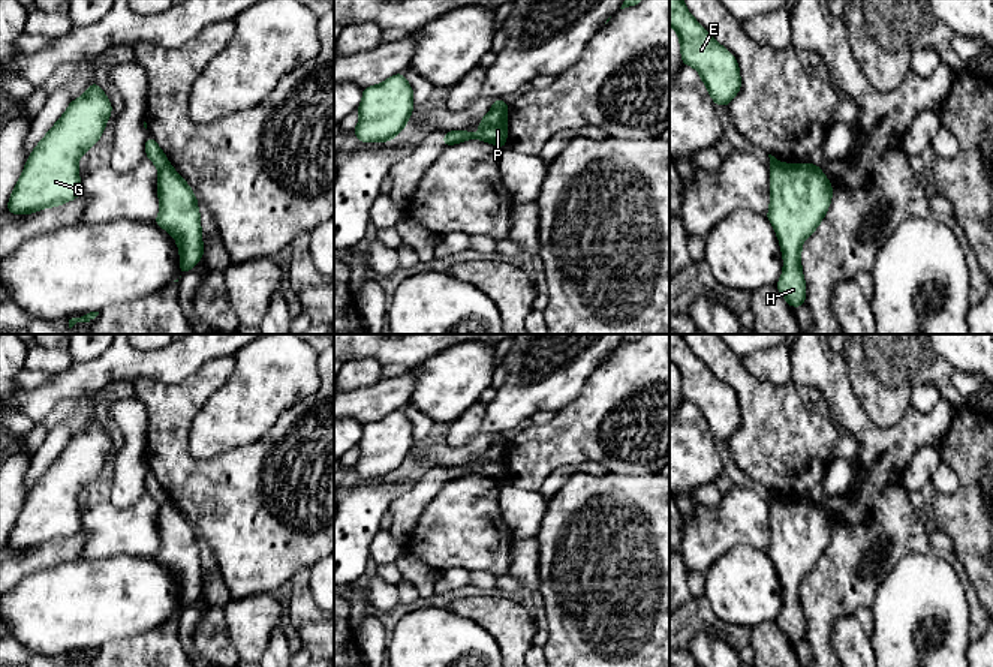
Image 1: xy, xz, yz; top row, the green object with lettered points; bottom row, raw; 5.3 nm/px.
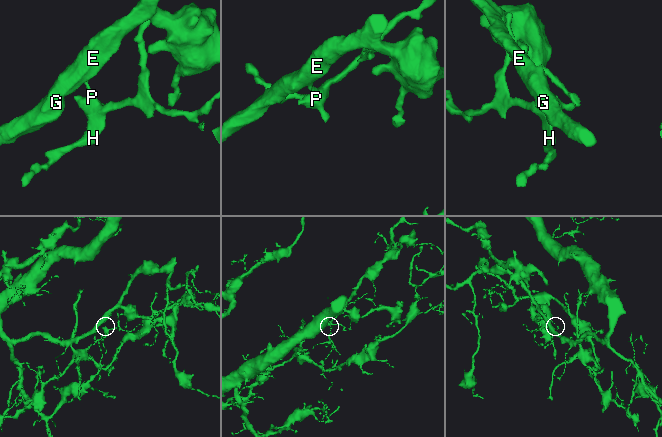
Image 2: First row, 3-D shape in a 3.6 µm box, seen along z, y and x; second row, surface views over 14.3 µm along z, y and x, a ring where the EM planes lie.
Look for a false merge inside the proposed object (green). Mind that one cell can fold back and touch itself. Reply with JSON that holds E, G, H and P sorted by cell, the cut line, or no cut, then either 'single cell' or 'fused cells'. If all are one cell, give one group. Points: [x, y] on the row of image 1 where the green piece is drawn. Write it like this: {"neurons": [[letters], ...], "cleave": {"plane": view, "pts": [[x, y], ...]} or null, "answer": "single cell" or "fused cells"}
{"neurons": [["E", "G"], ["H", "P"]], "cleave": {"plane": "xy", "pts": [[168, 164], [159, 170]]}, "answer": "fused cells"}

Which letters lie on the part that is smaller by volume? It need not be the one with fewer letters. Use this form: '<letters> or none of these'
H, P

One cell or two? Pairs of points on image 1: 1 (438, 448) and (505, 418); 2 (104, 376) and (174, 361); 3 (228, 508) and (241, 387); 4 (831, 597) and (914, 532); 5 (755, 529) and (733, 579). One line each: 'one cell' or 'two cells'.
1: one cell
2: one cell
3: two cells
4: one cell
5: two cells

